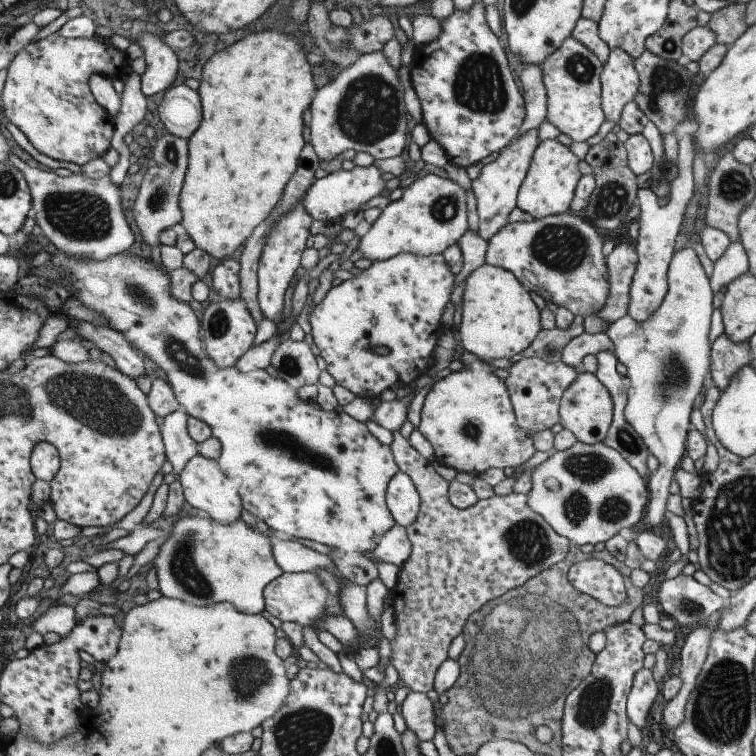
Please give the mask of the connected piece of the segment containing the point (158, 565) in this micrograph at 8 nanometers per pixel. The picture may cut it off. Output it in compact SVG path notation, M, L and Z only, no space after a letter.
M201 514L184 516L173 524L168 538L160 542L159 552L153 560L159 590L164 597L180 599L199 607L227 602L247 615L261 613L265 610L264 587L283 573L275 561L273 543L272 537L260 533L240 518L233 523L224 524Z

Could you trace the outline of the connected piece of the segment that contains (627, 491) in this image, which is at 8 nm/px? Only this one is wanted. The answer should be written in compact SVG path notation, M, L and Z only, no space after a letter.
M577 440L569 449L555 451L533 470L531 479L533 485L527 494L528 506L546 519L560 536L579 546L606 542L618 535L622 528L634 526L642 518L649 501L647 479L638 474L619 452L606 446L604 441L589 445Z

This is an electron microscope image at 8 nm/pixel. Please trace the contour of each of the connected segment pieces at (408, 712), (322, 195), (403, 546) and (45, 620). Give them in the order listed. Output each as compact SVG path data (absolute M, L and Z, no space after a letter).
M410 690L402 703L402 718L422 743L434 740L436 728L434 717L436 717L434 705L426 693Z
M372 164L368 168L354 167L350 172L340 169L338 172L329 174L326 177L316 178L305 194L304 208L314 220L338 223L346 212L363 209L365 202L384 192L385 181L382 180L381 174L382 172Z
M394 525L374 549L374 564L378 561L395 564L402 568L408 560L412 545L407 530L400 525Z
M56 603L51 604L44 614L35 619L31 627L42 636L48 632L56 632L59 637L64 638L70 634L76 623L74 607Z

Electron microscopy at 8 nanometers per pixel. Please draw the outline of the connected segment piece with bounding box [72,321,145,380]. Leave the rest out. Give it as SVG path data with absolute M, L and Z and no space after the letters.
M74 321L72 328L82 339L96 344L96 349L108 352L116 368L134 380L145 374L142 355L125 339L123 334L110 327L99 327L88 321Z

